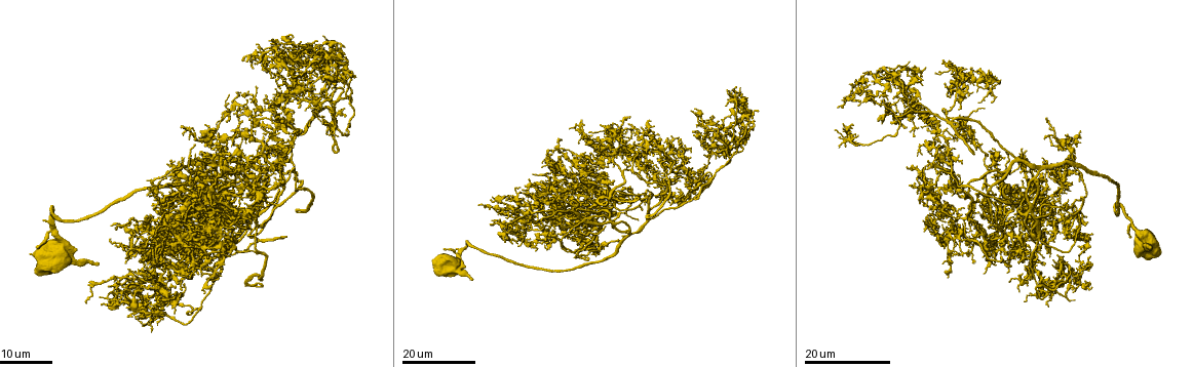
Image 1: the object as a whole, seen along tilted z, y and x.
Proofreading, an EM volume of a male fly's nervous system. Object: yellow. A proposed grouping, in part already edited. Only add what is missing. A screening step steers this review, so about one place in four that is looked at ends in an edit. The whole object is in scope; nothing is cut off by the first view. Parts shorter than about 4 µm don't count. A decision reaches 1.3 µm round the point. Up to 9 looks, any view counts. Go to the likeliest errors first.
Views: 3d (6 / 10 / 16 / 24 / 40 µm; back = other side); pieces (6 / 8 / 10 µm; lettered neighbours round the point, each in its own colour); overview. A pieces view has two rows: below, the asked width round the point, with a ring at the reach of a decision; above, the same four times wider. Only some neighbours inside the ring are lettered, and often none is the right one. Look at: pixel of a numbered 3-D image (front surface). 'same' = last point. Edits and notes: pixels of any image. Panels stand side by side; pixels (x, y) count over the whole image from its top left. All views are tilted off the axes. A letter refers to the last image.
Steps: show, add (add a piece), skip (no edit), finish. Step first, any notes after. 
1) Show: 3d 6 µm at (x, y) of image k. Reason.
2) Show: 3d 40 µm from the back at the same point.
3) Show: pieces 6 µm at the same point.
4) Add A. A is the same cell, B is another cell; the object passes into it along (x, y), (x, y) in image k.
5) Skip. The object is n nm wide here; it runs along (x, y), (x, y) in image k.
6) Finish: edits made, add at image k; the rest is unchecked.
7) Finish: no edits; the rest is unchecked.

Show: 3d 16 µm at (975, 155) of image 1. An open end.

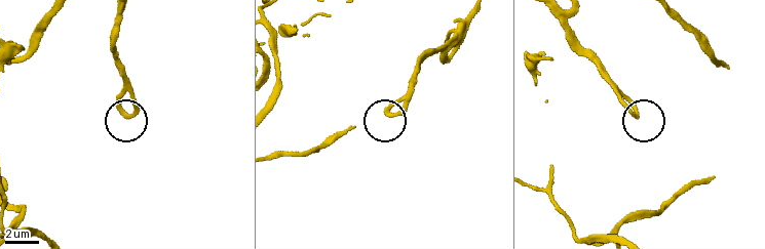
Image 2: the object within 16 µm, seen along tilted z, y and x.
Show: pieces 6 µm at (637, 116) of image 2.

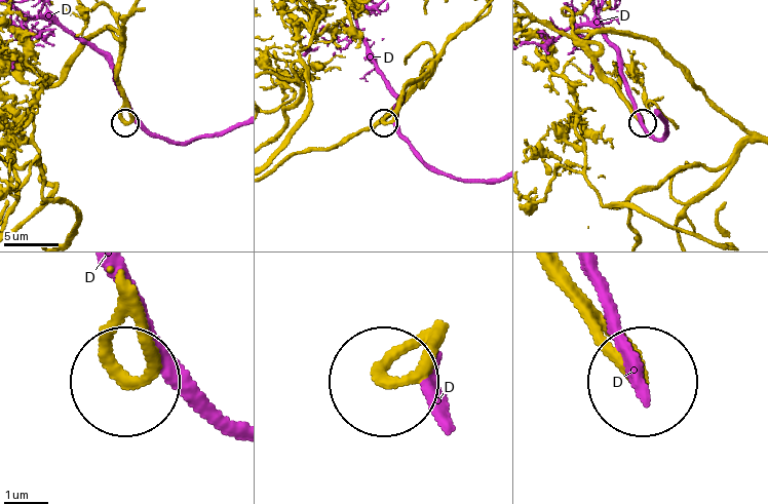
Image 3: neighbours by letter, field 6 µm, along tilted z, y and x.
Skip. The object is 200 nm wide here; D is another cell; it runs along (126, 311), (113, 357), (124, 376) in image 3; none of them fits.

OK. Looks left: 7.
Show: 3d 16 µm at (723, 126) of image 1. An open end.

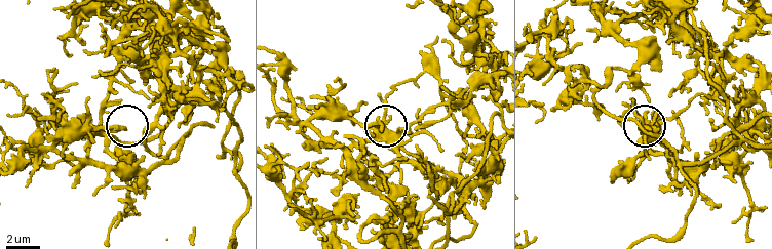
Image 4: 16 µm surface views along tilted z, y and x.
Show: pieces 10 µm at (125, 127) of image 4. What lies round it.

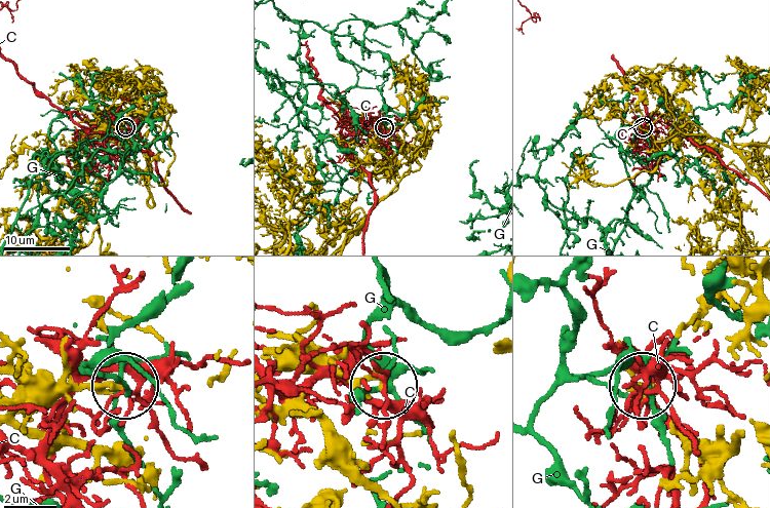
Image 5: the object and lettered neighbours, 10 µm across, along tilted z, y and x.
Skip. C and G are other cells; no lettered piece goes on from it.

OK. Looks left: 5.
Show: 3d 24 µm at (552, 151) of image 1. An open end.

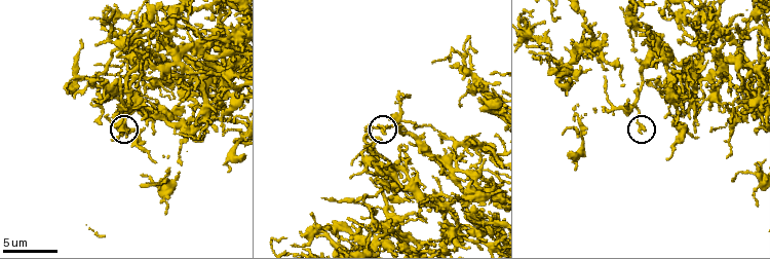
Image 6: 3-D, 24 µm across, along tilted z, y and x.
Show: pieces 10 µm at (642, 132) of image 6.

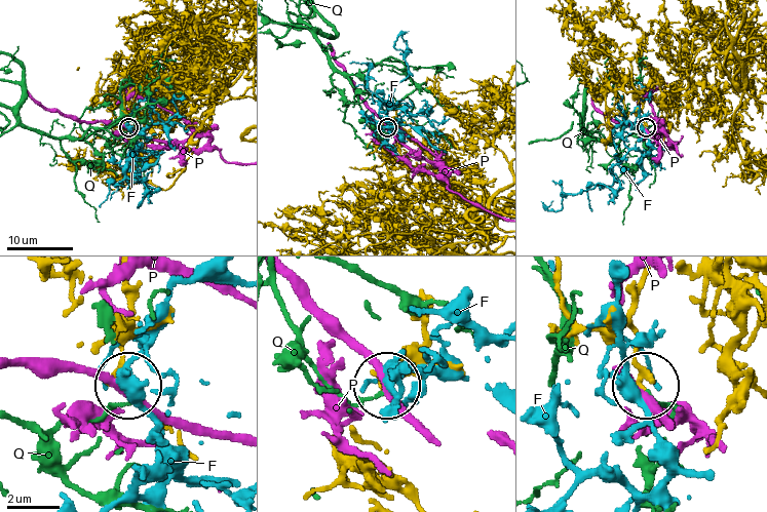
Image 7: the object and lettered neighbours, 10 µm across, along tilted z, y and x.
Skip. F, P and Q are other cells; none of them fits.

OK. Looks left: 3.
Show: 3d 24 µm at (597, 194) of image 1.

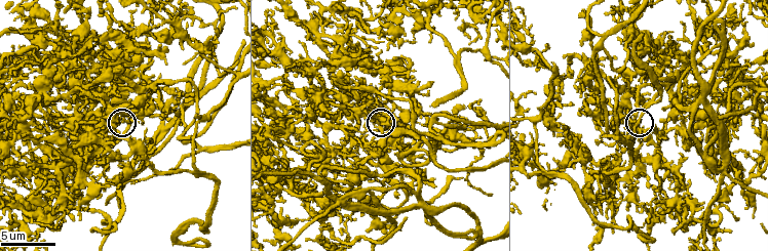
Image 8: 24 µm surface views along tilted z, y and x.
Show: 3d 6 µm at (382, 124) of image 8.

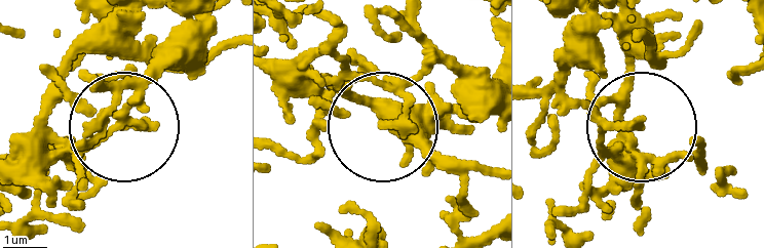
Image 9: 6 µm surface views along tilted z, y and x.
Show: pieces 8 µm at (386, 125) of image 9.

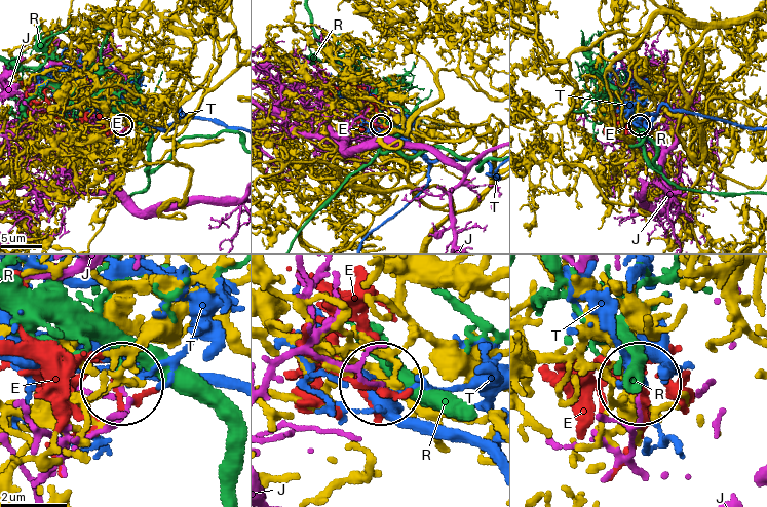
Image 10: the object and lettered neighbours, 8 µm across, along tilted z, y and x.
Skip. E, J, R and T are other cells; none of them fits.

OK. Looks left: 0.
Finish: no edits; the rest is unchecked.

